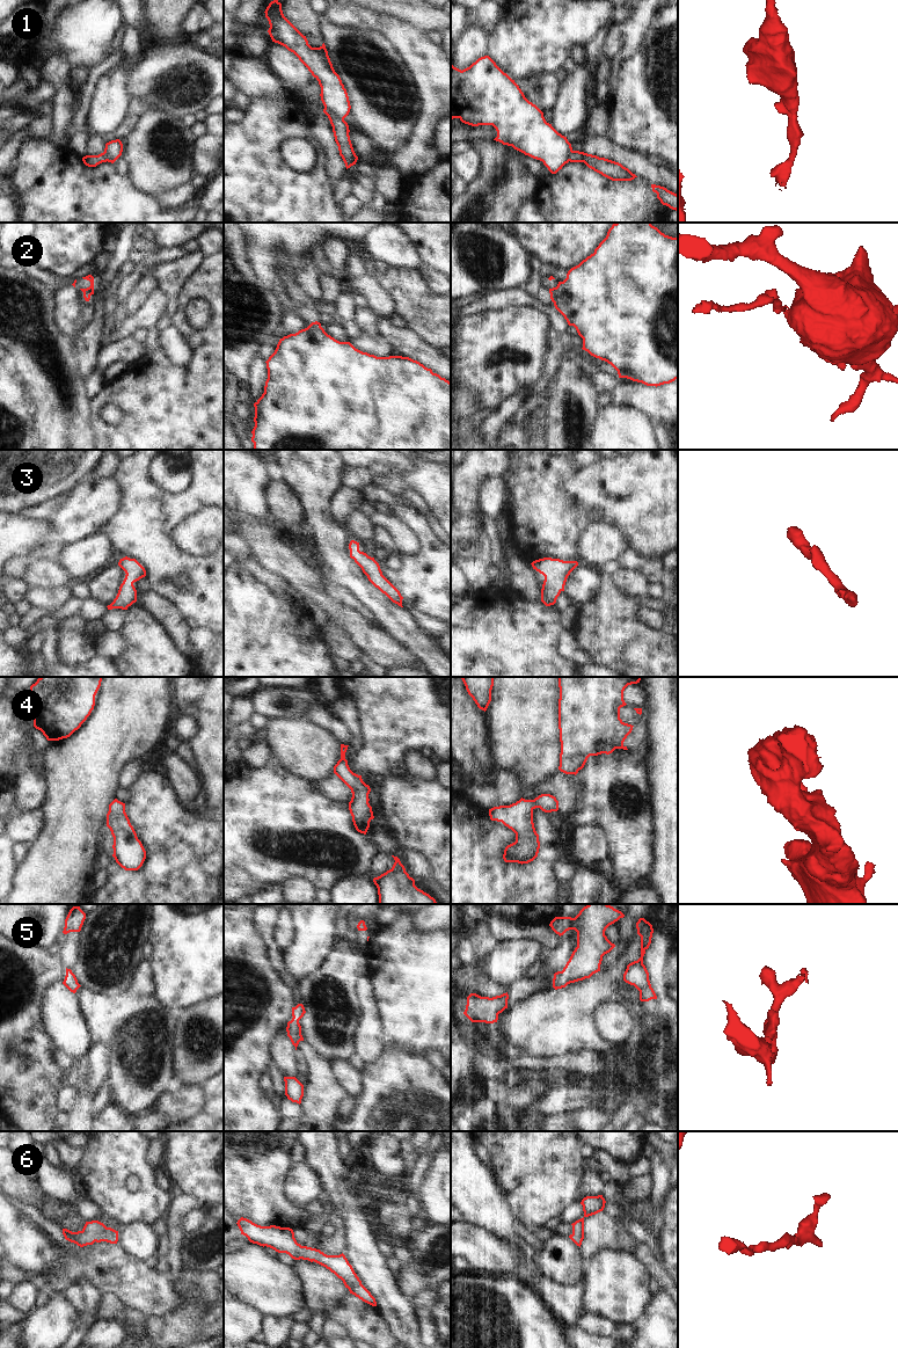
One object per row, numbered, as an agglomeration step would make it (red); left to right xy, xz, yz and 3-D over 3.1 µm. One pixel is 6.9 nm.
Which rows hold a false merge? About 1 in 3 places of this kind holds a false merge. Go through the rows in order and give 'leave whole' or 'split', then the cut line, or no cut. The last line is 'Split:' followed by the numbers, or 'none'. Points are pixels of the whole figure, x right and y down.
1: split; cut xz (325, 107), (343, 119)
2: split; cut xz (312, 322), (320, 326)
3: leave whole; cut none
4: leave whole; cut none
5: leave whole; cut none
6: leave whole; cut none
Split: 1, 2

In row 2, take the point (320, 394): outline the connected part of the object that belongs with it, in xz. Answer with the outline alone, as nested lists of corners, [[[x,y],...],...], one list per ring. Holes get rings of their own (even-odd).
[[[311,323],[307,328],[280,338],[265,363],[268,379],[264,393],[254,403],[254,450],[451,450],[451,382],[417,360],[402,356],[377,357],[363,352],[350,342],[335,340],[321,326]]]

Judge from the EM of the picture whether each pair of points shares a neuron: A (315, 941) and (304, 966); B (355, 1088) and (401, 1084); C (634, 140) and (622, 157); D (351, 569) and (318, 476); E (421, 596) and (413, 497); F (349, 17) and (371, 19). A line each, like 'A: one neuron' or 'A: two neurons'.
A: one neuron
B: two neurons
C: two neurons
D: one neuron
E: two neurons
F: one neuron

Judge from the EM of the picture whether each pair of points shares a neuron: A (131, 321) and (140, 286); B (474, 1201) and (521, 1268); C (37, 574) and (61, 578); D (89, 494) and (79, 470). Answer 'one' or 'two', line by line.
A: two
B: one
C: one
D: two

